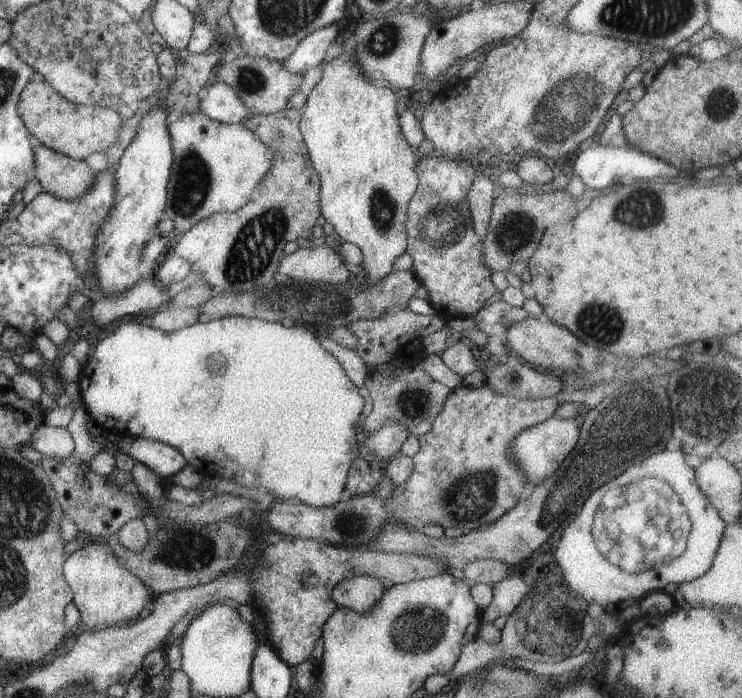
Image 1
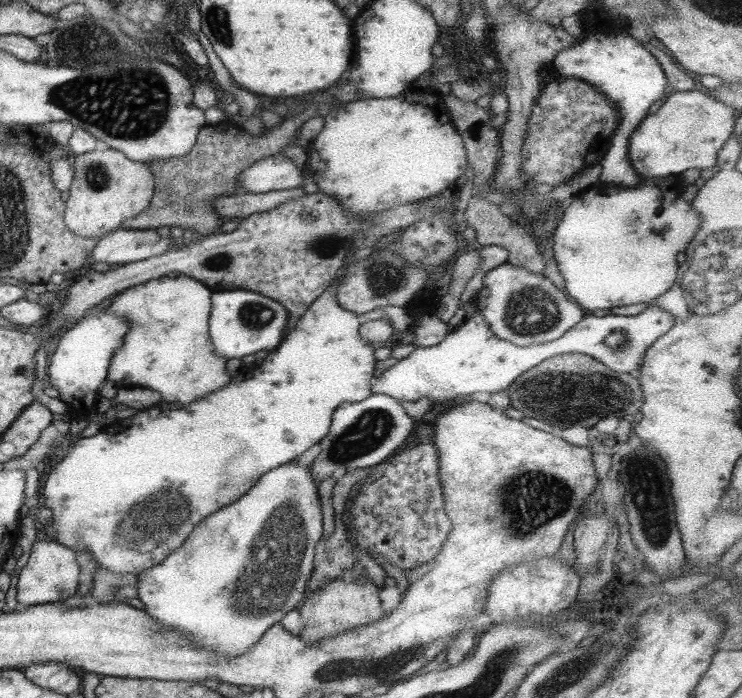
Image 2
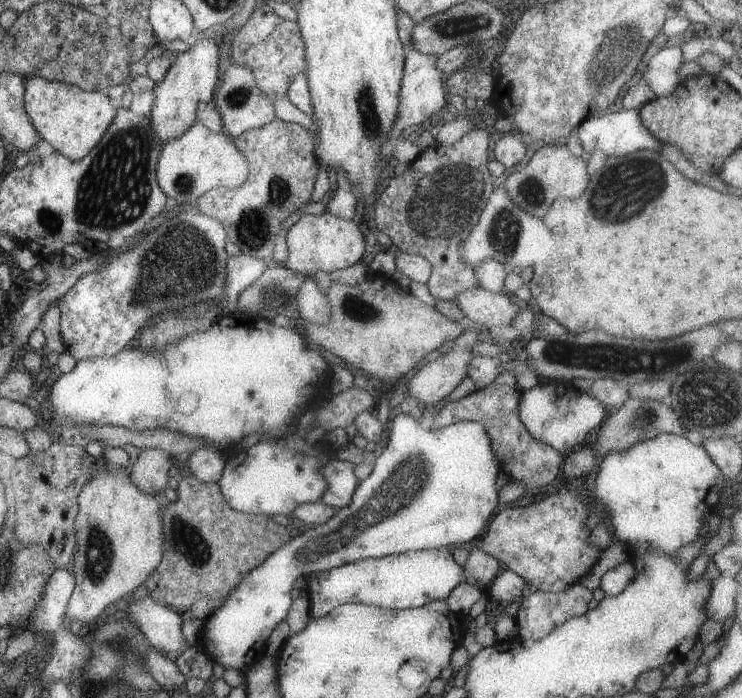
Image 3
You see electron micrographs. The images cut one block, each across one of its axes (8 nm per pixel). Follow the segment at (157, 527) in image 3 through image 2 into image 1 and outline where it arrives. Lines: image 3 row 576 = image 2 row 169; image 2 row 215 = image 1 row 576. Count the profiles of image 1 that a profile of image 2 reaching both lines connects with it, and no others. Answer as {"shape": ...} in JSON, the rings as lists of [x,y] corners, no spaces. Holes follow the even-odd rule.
{"shape":[[[95,537],[83,546],[81,550],[75,549],[62,566],[65,582],[71,589],[71,602],[79,613],[79,623],[87,629],[103,630],[137,619],[143,606],[152,599],[148,588],[111,554],[105,538]]]}

